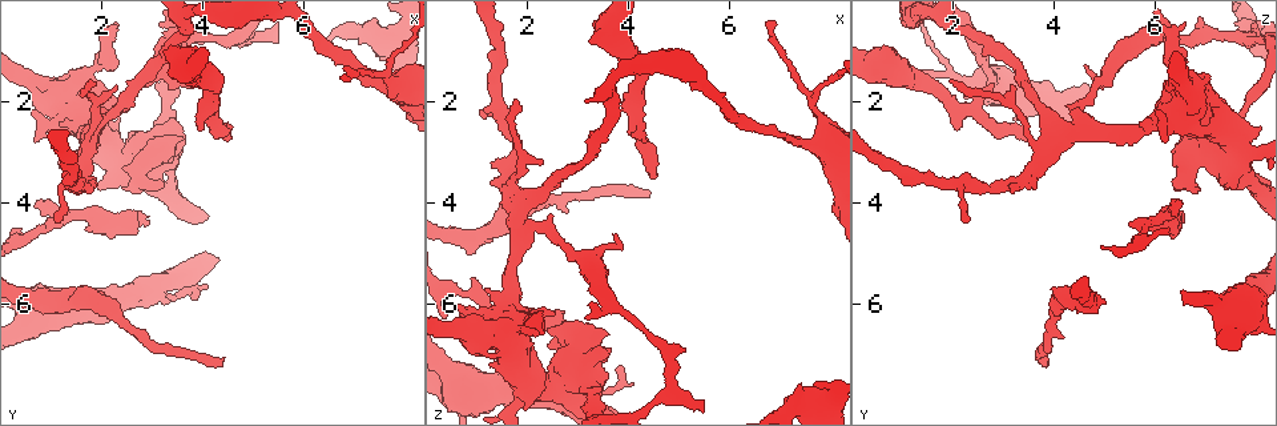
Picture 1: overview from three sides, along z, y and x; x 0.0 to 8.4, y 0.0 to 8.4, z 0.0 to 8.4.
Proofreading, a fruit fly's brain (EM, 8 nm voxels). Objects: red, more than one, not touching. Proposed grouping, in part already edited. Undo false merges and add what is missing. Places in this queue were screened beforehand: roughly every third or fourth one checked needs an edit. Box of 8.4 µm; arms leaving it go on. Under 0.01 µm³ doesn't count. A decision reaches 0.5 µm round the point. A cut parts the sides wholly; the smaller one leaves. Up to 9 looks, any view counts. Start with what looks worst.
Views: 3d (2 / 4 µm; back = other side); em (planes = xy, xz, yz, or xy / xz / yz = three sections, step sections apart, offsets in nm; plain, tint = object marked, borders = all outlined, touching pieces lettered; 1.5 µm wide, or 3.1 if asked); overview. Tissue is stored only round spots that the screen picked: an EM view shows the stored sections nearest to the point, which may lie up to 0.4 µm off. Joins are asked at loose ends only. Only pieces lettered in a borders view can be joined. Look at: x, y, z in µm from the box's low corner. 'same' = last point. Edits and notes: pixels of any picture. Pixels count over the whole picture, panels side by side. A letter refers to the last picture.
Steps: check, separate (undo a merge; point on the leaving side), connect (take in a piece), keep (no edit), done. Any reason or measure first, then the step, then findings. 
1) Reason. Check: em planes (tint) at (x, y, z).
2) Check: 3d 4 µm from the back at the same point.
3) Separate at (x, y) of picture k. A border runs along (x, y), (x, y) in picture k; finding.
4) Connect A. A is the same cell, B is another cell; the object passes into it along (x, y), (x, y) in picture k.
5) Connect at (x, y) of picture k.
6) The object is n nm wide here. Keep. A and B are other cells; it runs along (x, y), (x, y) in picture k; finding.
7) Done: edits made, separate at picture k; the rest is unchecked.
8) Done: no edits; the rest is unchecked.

Check: 3d 2 µm at (4.50, 2.80, 3.55).

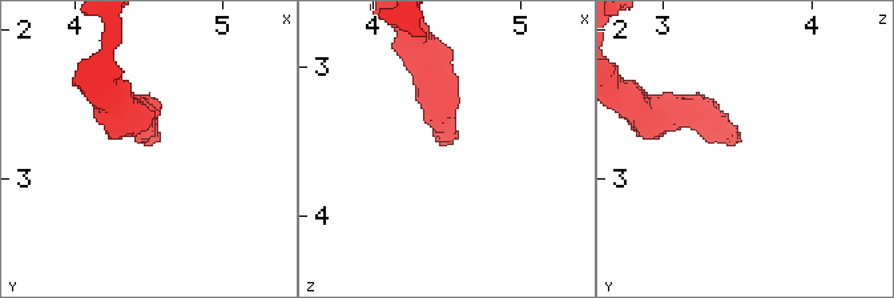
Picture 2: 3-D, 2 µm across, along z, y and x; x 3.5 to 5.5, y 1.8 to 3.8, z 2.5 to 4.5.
Now the EM. Check: em planes (plain) at (4.50, 2.76, 3.52).

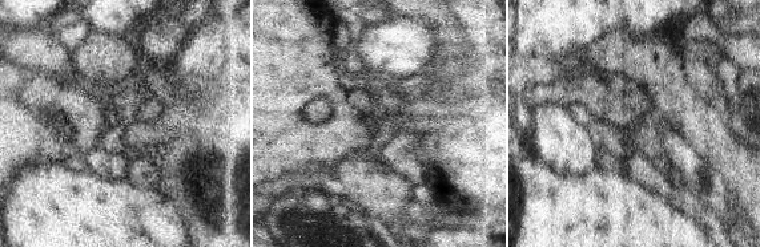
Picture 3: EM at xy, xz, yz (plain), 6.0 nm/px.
See the neighbours. Check: em planes (borders) at the same point.

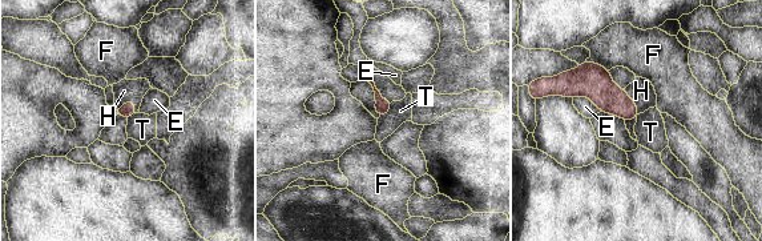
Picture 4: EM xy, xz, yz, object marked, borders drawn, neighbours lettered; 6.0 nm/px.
Connect H. H is the same cell, E, F and T are other cells; the neuron continues.

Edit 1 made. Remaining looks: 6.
See it whole again. Check: overview.

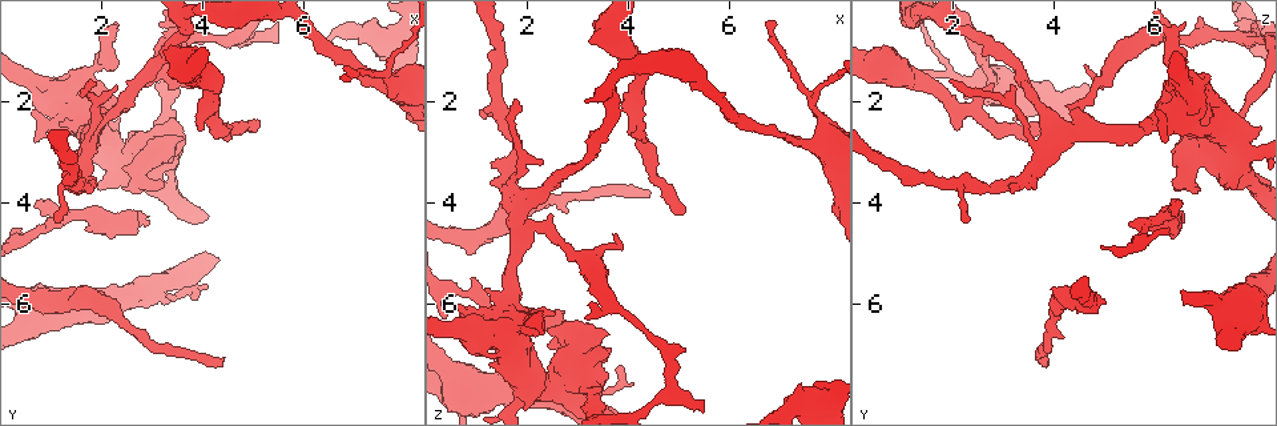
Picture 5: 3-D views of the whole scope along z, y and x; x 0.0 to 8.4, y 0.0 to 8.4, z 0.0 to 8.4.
Arms run side by side. Check: 3d 4 µm at (1.70, 2.60, 3.50).

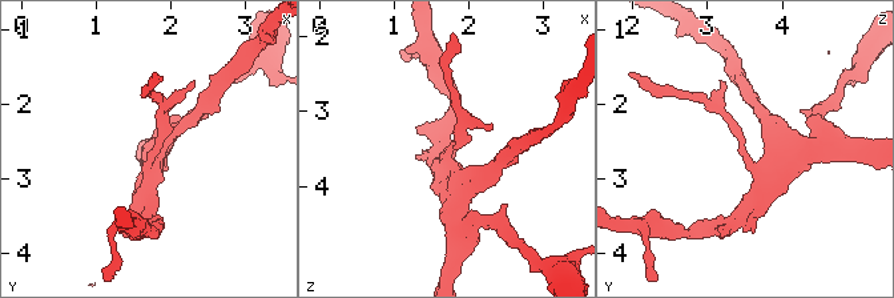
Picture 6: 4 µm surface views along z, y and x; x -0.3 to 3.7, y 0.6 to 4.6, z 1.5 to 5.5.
4 arms meet here; shape alone is not enough. Check: em planes (borders) at (1.70, 2.70, 3.50).

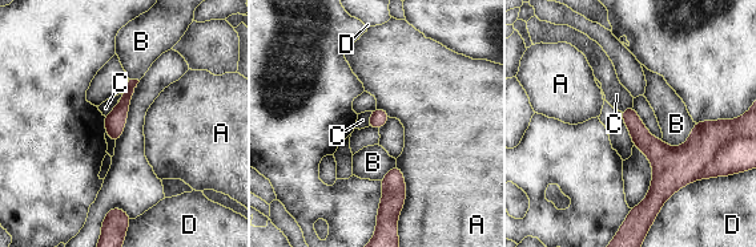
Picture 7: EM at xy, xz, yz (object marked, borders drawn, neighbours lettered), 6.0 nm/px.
The object is 100 nm wide here. Keep. A, B, C and D are other cells; a border runs along (119, 102), (104, 116) in picture 7; all the same neuron.

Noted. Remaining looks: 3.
Side arm on a straight run. Check: em xy step 4 (tint) at (7.65, 1.45, 2.05).

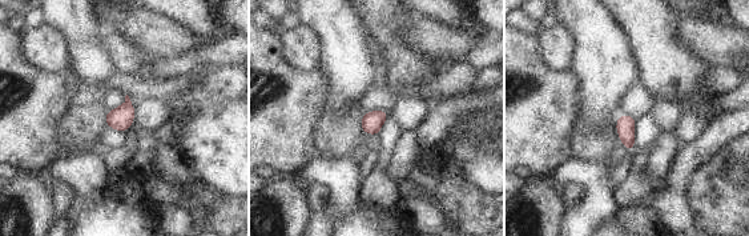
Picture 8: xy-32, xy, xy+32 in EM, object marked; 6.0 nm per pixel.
Cut it another way. Check: em planes (borders) at the same point.

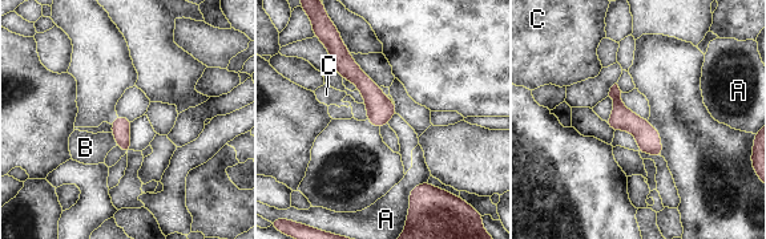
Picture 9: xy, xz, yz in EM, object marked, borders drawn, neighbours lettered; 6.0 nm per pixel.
Keep. A, B and C are other cells; continuous, no second neuron.

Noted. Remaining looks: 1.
Done: edits made, connect at picture 4; the rest is unchecked.

